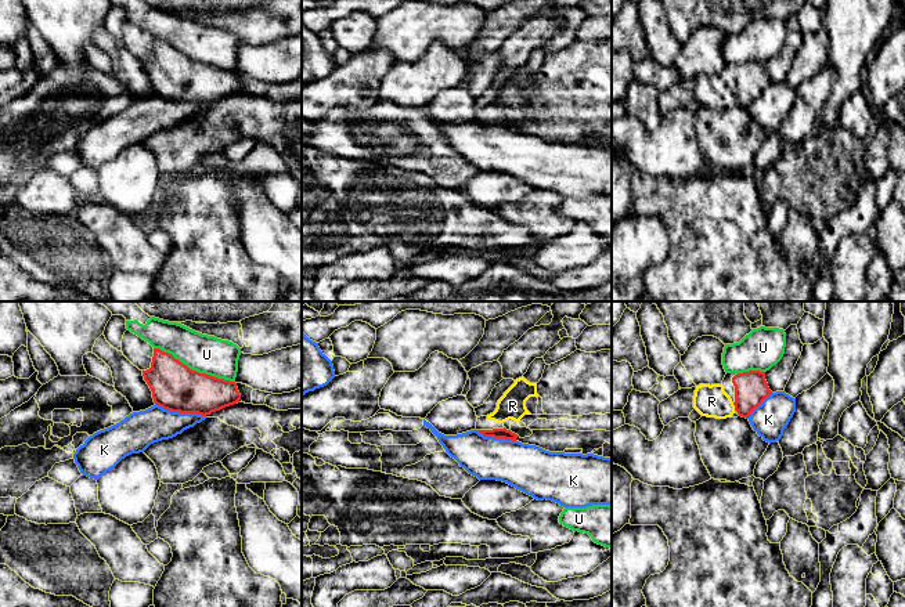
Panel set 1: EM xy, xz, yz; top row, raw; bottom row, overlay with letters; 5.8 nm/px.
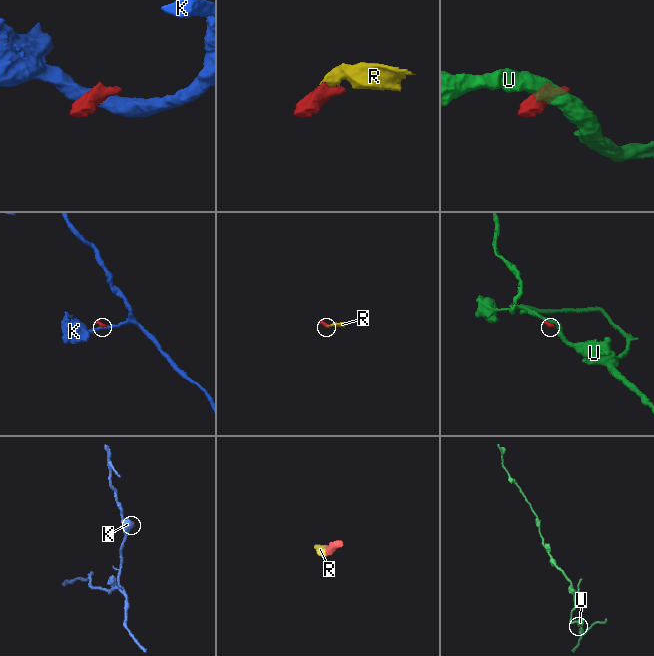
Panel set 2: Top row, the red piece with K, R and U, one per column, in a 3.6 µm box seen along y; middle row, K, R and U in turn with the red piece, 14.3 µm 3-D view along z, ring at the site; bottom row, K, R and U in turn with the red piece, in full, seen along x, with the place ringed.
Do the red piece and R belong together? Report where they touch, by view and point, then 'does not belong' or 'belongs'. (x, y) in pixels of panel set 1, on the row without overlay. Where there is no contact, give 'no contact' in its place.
yz (735, 97) | belongs

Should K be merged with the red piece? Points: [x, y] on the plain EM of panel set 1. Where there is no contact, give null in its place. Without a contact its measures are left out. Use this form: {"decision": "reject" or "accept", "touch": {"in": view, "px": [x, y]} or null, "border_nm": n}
{"decision": "reject", "touch": {"in": "xy", "px": [180, 103]}, "border_nm": 300}

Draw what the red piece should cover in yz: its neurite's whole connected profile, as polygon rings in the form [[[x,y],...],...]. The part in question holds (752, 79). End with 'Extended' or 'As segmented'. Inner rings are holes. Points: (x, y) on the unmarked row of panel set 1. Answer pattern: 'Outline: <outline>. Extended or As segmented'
Outline: [[[749,61],[732,68],[735,76],[735,90],[724,82],[721,75],[696,76],[693,98],[707,108],[726,109],[735,102],[742,108],[750,104],[772,84],[765,71],[765,62]]]. Extended

